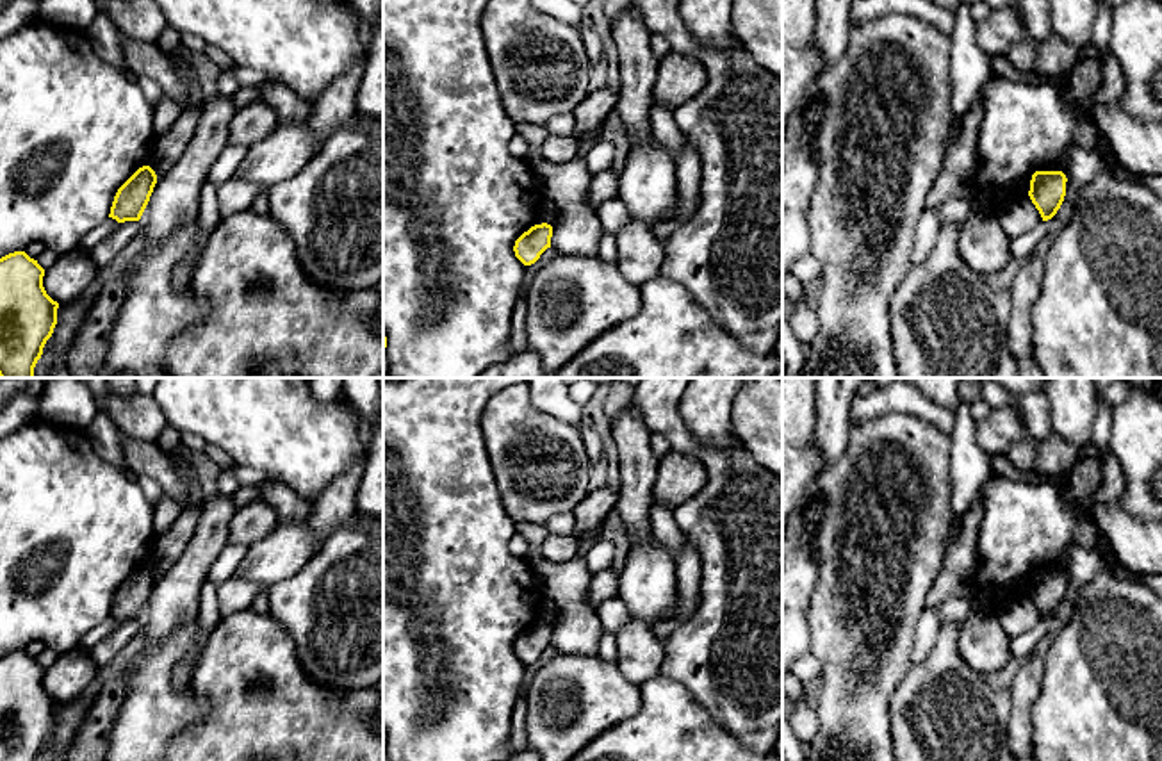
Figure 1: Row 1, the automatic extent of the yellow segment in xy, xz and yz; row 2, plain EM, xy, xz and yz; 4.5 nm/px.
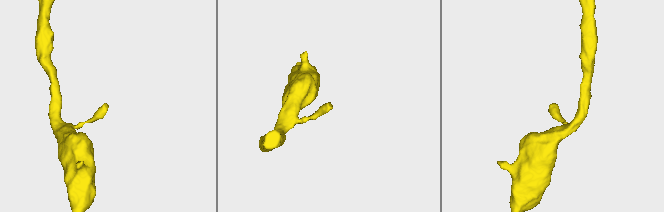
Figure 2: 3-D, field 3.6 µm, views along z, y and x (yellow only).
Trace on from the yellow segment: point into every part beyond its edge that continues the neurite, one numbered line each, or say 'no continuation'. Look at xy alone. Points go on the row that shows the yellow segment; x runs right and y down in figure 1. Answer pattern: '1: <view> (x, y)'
no continuation

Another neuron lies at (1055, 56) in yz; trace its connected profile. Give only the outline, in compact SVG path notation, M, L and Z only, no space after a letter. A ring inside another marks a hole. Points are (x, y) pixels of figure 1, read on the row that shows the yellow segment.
M1052 32L1044 41L1039 43L1032 73L1041 75L1043 78L1060 77L1073 70L1078 55L1080 50L1071 46L1059 34Z

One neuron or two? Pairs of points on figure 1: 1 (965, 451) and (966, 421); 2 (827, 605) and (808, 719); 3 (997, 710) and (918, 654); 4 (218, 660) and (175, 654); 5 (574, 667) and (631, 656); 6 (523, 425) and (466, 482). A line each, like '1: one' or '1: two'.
1: one
2: two
3: two
4: two
5: two
6: two

